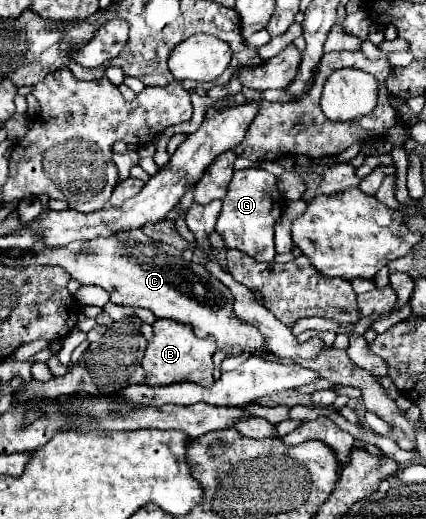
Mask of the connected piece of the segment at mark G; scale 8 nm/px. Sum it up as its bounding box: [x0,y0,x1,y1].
[216,168,282,262]

